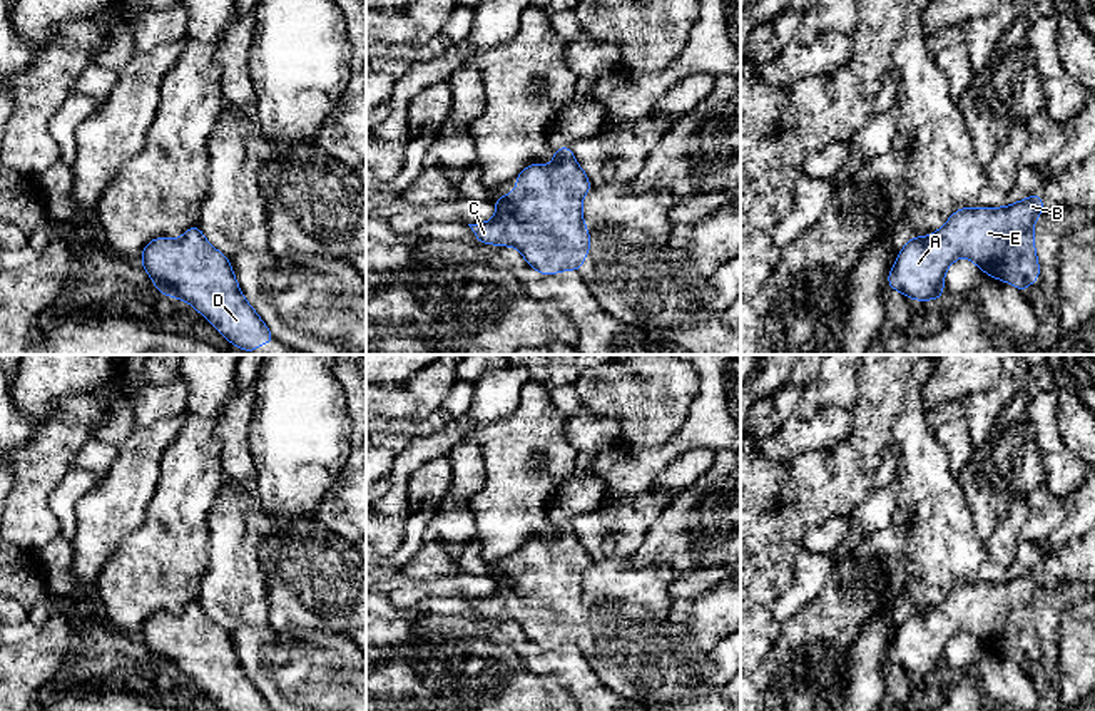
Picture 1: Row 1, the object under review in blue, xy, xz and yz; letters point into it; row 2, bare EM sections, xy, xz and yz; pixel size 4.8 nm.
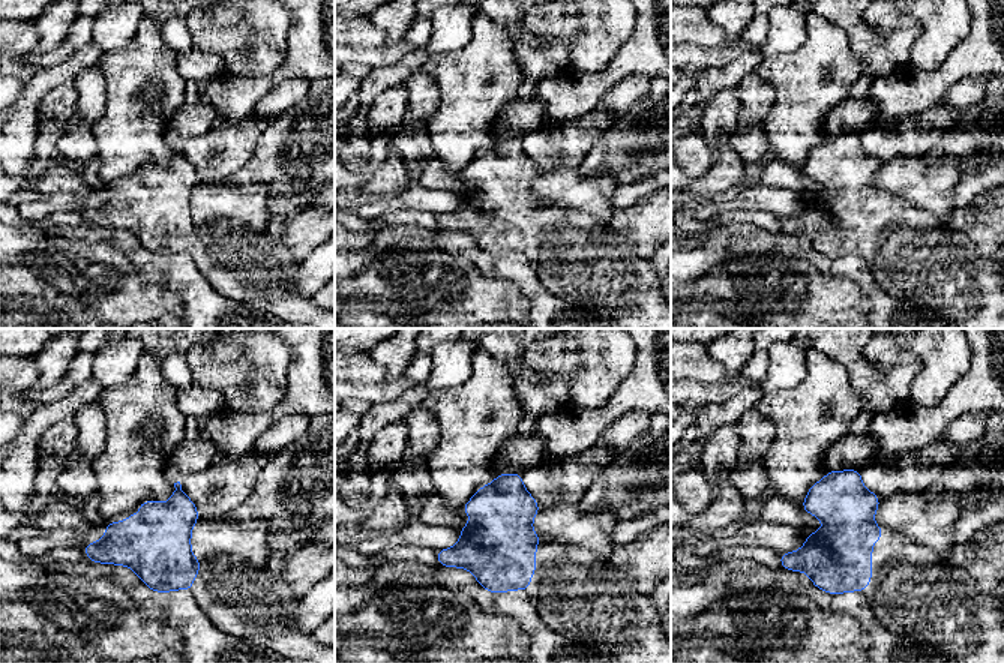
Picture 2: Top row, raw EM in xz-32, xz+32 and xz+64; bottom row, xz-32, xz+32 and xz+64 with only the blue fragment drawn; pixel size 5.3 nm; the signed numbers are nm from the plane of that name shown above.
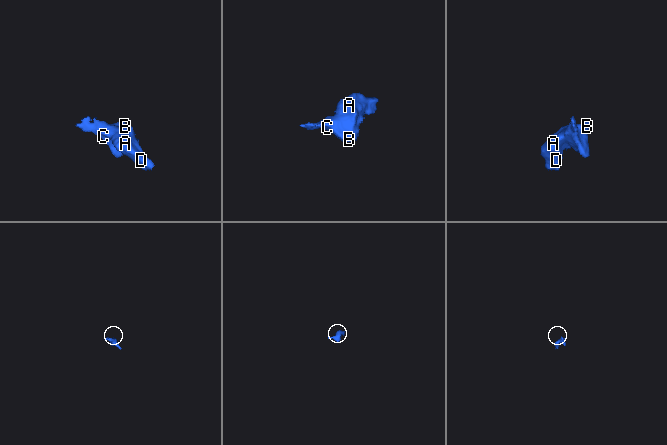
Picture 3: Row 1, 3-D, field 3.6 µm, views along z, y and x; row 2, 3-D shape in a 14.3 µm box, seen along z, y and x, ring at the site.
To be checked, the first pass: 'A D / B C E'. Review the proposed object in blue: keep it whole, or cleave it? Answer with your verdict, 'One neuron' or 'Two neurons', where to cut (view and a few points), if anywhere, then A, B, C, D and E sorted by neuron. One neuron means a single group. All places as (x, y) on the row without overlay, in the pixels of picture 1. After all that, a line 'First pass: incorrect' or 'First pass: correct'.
One neuron. No split. Groups: A B C D E
First pass: incorrect

